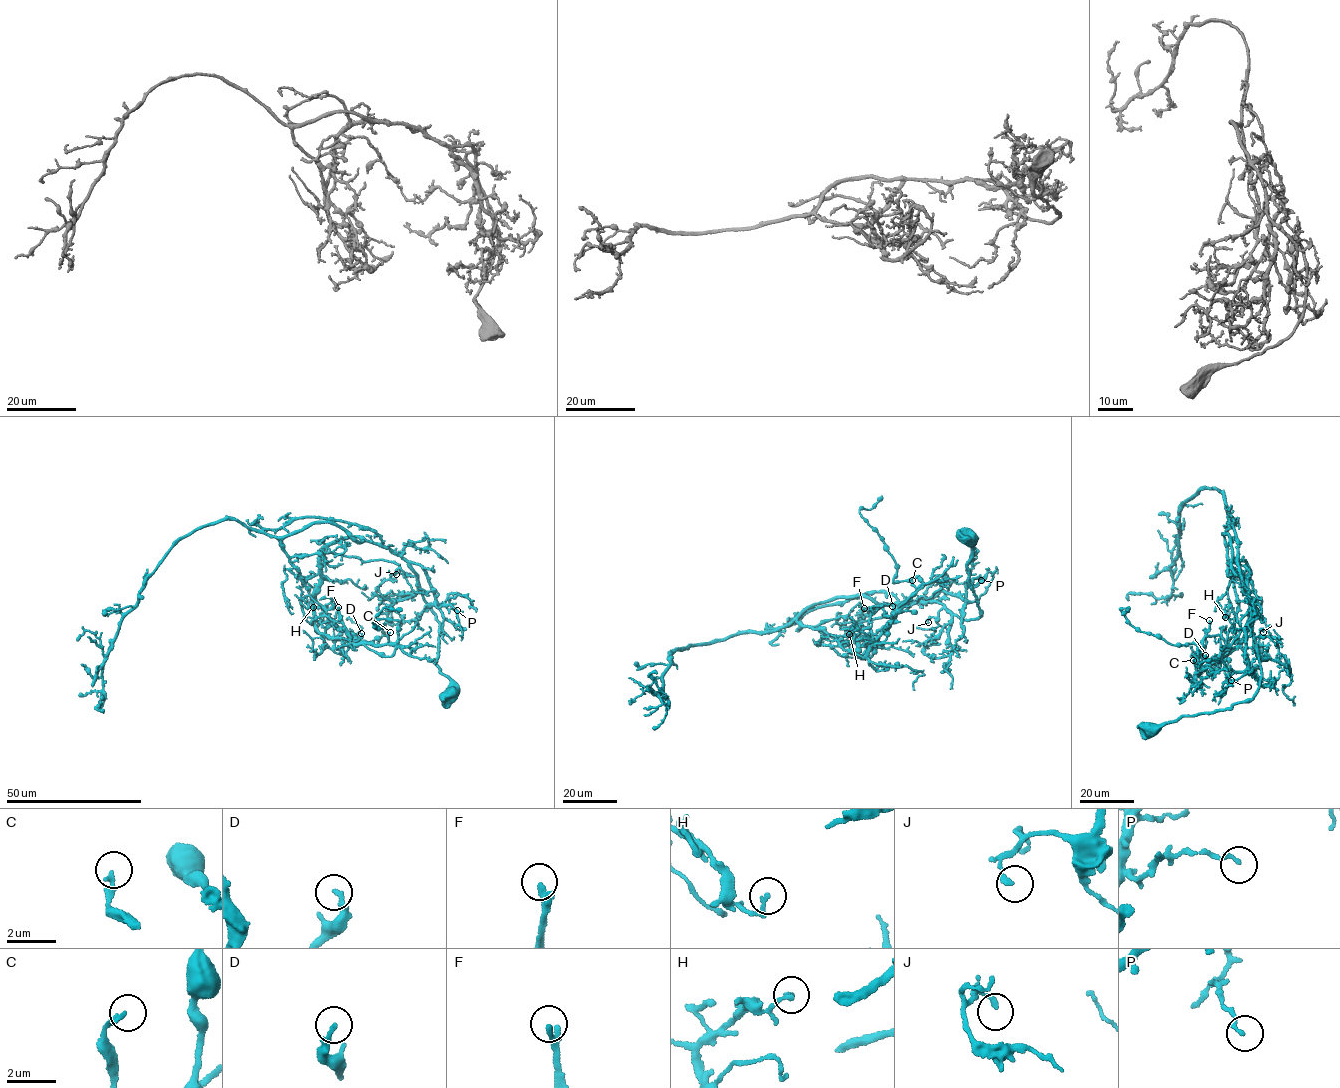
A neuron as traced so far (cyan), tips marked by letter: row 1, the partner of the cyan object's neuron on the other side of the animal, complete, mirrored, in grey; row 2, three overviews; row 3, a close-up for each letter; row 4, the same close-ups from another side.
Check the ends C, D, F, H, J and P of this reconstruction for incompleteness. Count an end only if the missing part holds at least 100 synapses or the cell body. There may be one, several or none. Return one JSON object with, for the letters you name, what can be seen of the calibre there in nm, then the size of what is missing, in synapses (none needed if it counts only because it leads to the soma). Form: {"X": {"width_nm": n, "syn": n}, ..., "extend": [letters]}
{"F": {"width_nm": 220, "syn": 100}, "extend": ["F"]}

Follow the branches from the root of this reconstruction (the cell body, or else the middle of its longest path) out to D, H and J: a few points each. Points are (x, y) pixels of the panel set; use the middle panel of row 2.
D: (967, 537), (979, 617), (963, 619), (930, 600), (880, 606), (848, 633), (861, 659), (892, 606)
H: (967, 537), (978, 618), (963, 619), (930, 600), (880, 606), (848, 633), (863, 659), (839, 644), (849, 634)
J: (967, 537), (962, 540), (971, 551), (967, 565), (968, 585), (981, 615), (963, 619), (943, 608), (928, 622)

